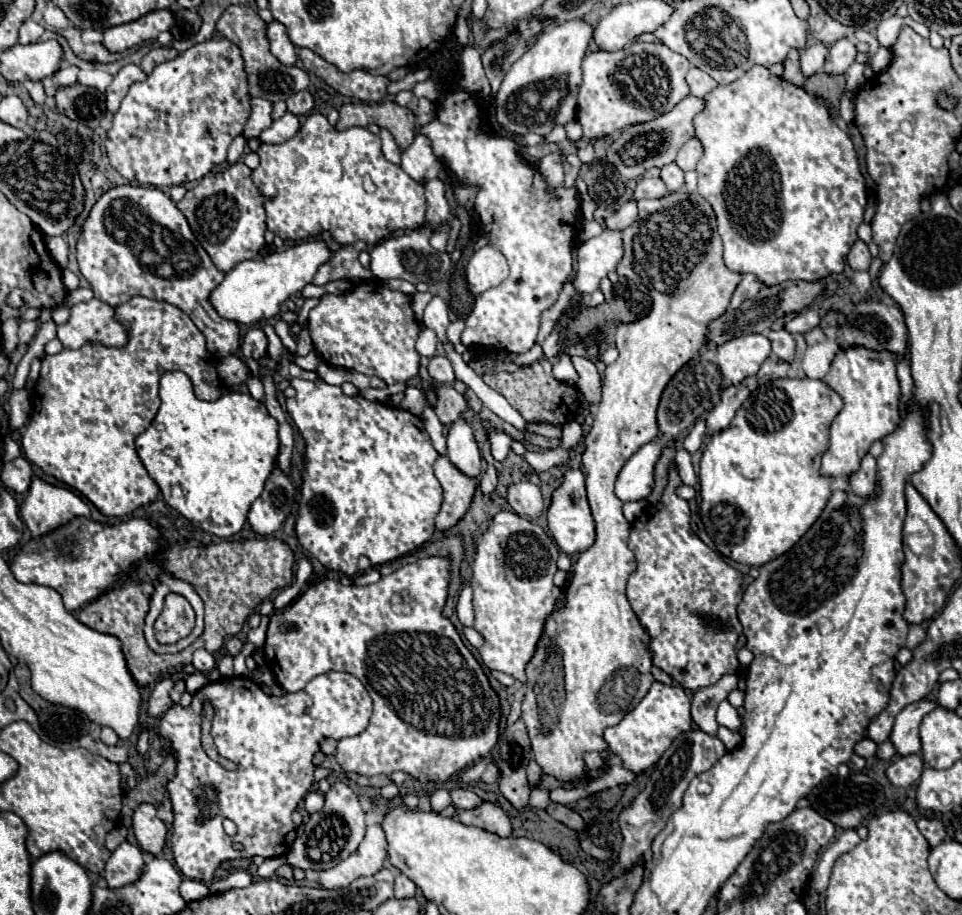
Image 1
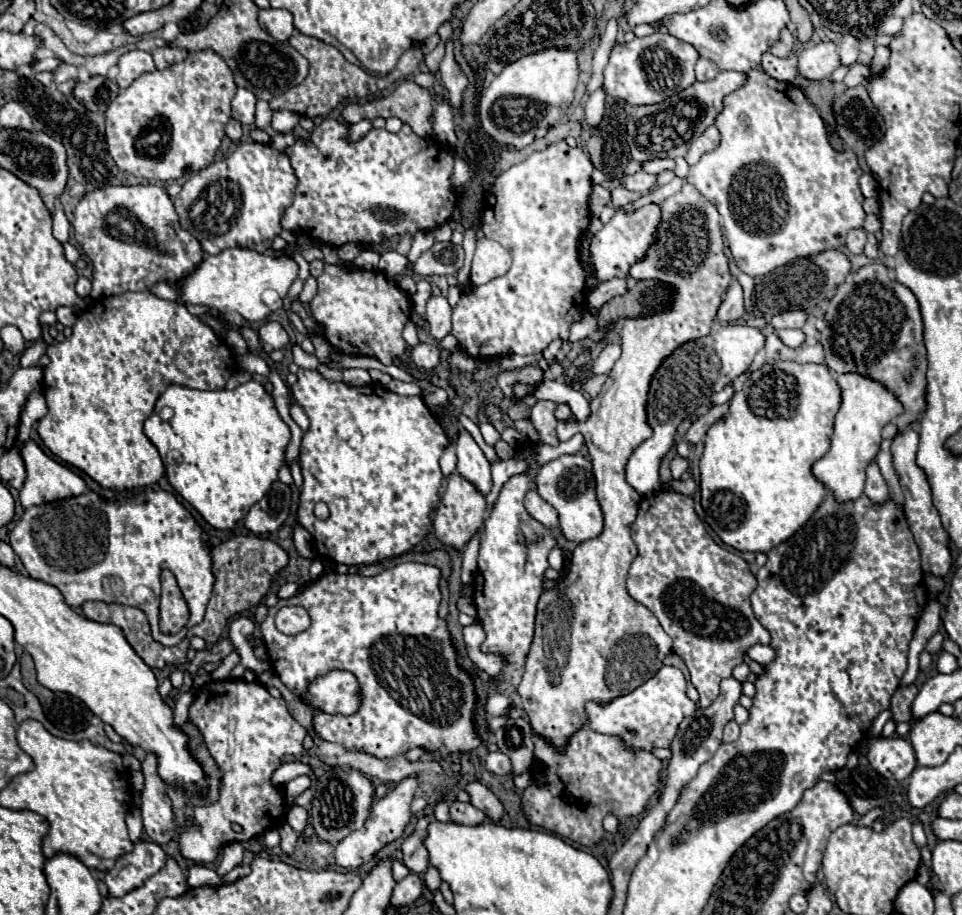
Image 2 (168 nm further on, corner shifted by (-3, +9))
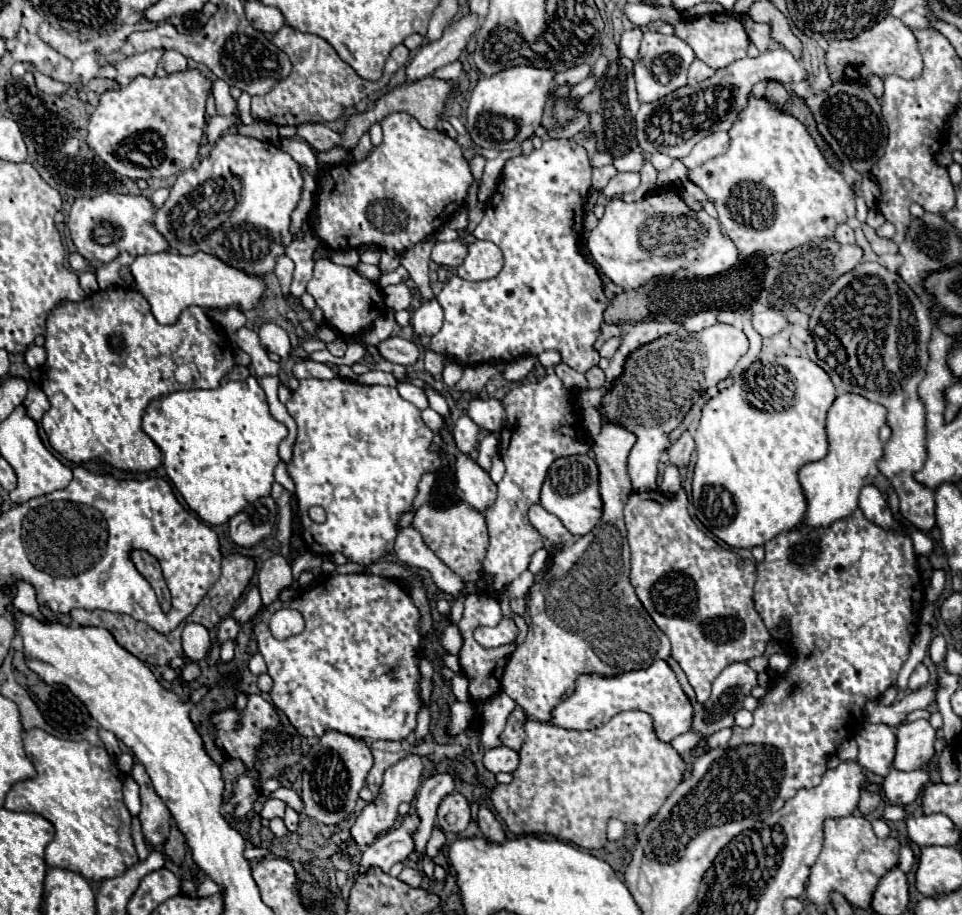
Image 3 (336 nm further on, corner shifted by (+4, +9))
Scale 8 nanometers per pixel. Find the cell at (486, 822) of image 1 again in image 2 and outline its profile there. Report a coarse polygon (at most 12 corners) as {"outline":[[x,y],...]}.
{"outline":[[452,802],[450,818],[476,826],[486,814],[470,802]]}

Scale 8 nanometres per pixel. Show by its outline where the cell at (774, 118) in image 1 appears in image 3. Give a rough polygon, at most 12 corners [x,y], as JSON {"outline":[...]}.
{"outline":[[765,98],[689,170],[741,258],[833,236],[853,188]]}

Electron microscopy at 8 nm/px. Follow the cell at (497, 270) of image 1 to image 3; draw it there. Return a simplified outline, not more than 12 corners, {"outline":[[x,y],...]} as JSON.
{"outline":[[477,240],[457,268],[463,280],[501,272],[501,250]]}

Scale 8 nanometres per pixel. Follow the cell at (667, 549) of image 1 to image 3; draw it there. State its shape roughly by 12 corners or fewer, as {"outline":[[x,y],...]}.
{"outline":[[687,494],[625,504],[631,584],[703,702],[771,640]]}

